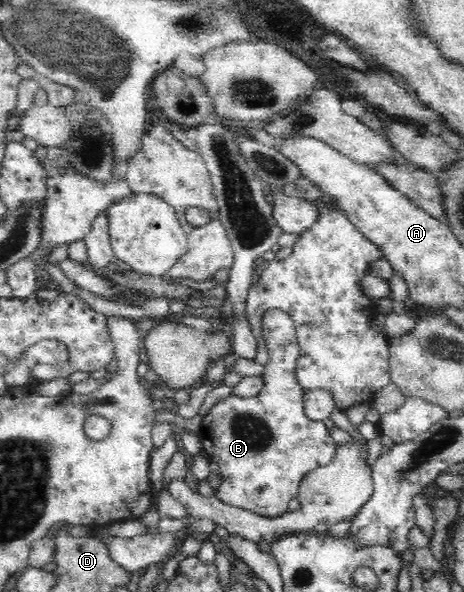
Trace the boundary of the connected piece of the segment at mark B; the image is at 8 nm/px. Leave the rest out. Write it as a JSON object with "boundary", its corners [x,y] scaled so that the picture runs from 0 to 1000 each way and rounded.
{"boundary":[[[580,522],[565,534],[565,563],[584,608],[569,618],[569,652],[554,669],[519,672],[494,667],[470,676],[438,703],[427,735],[453,780],[466,780],[478,804],[461,836],[504,856],[524,858],[556,870],[599,873],[619,865],[625,845],[640,841],[644,821],[666,797],[718,780],[728,750],[713,740],[713,730],[696,711],[677,711],[657,698],[657,655],[640,640],[640,611],[647,603],[642,574],[636,569],[631,539],[606,522]]]}

